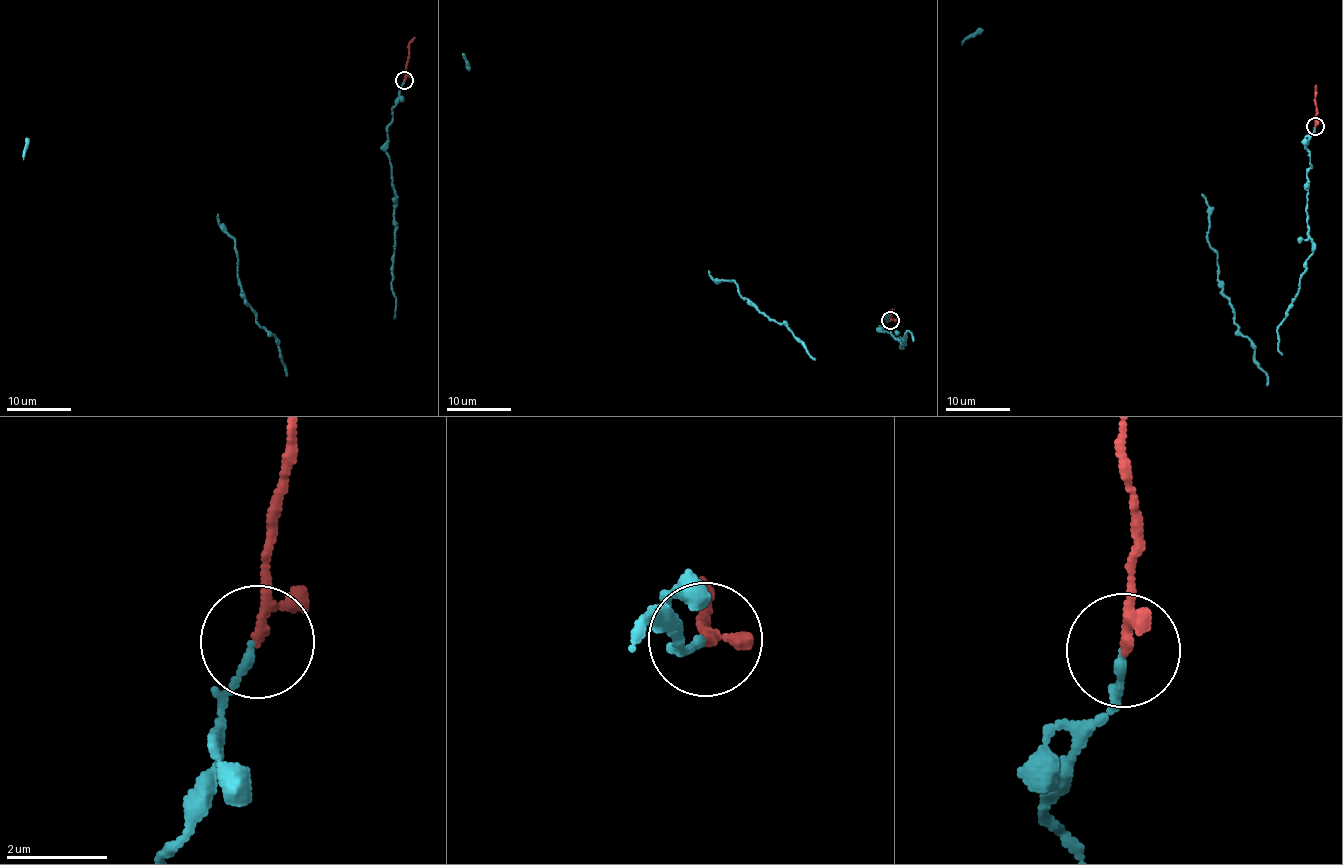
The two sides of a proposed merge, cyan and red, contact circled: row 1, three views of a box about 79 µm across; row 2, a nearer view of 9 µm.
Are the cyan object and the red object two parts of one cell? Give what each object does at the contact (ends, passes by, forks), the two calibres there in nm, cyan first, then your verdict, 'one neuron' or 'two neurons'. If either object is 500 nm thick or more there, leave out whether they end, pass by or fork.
cyan ends; red passes by; calibres 160 and 140 nm; one neuron

